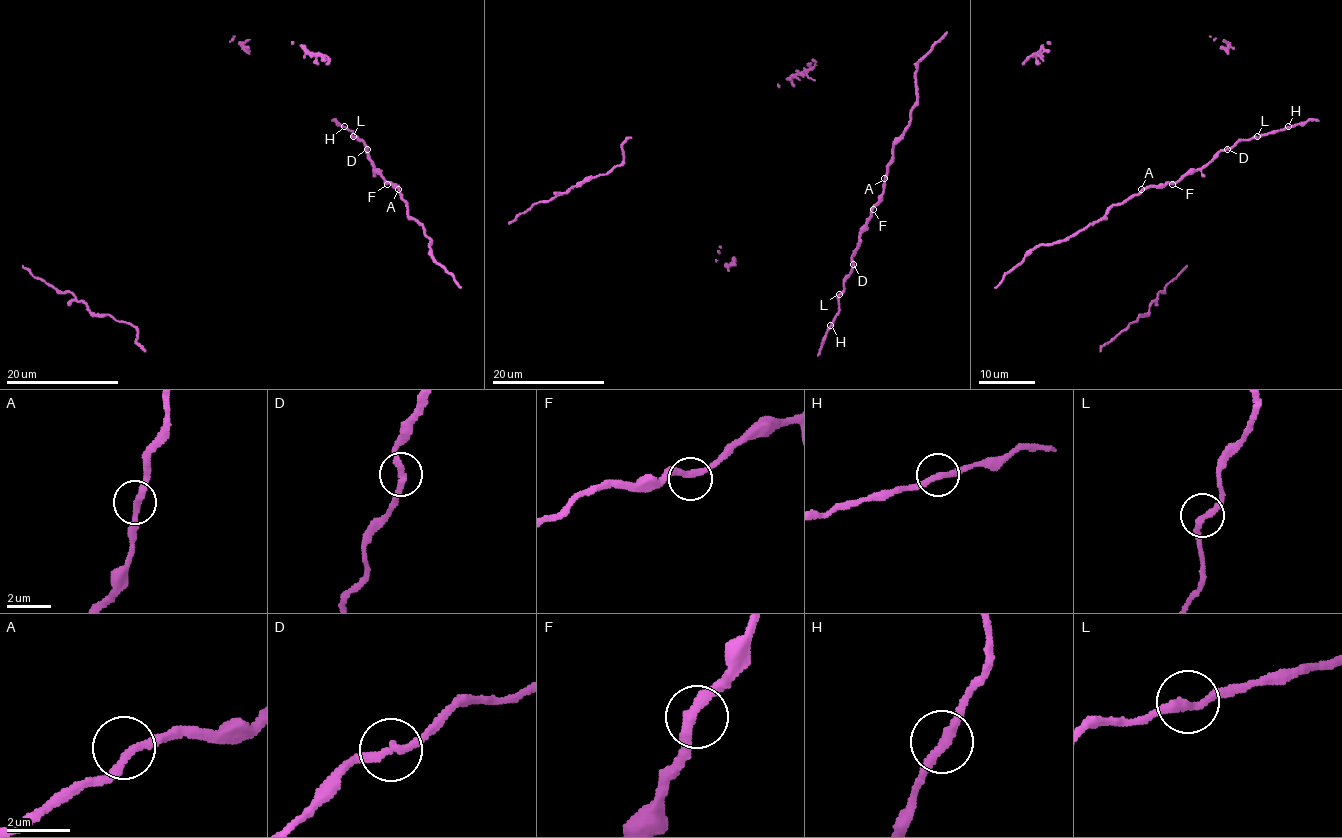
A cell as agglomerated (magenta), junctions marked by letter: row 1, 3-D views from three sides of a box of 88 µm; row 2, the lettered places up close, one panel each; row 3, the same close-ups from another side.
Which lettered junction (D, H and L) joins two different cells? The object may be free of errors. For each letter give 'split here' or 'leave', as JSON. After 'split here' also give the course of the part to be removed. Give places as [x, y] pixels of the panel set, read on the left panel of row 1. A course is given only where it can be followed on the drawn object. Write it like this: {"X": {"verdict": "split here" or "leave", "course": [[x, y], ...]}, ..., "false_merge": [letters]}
{"D": {"verdict": "leave"}, "H": {"verdict": "leave"}, "L": {"verdict": "leave"}, "false_merge": []}

